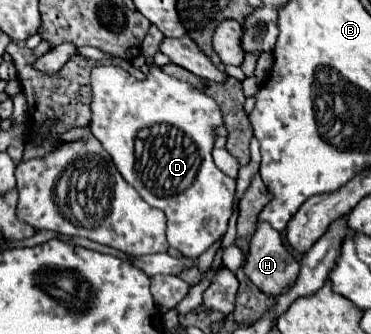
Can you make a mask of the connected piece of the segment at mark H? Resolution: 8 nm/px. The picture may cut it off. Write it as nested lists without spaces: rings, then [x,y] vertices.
[[[262,222],[250,240],[244,274],[262,292],[278,296],[296,280],[296,260],[286,250],[280,232]]]

